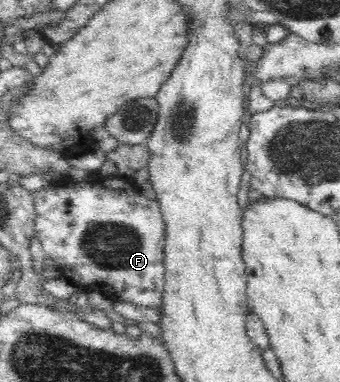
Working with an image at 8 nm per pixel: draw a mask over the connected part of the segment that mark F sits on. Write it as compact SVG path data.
M110 176L102 182L71 179L68 184L53 185L34 193L38 197L35 235L42 242L46 256L58 262L63 276L76 289L102 290L111 299L161 308L166 277L166 223L157 199L142 195L131 179L121 176Z

